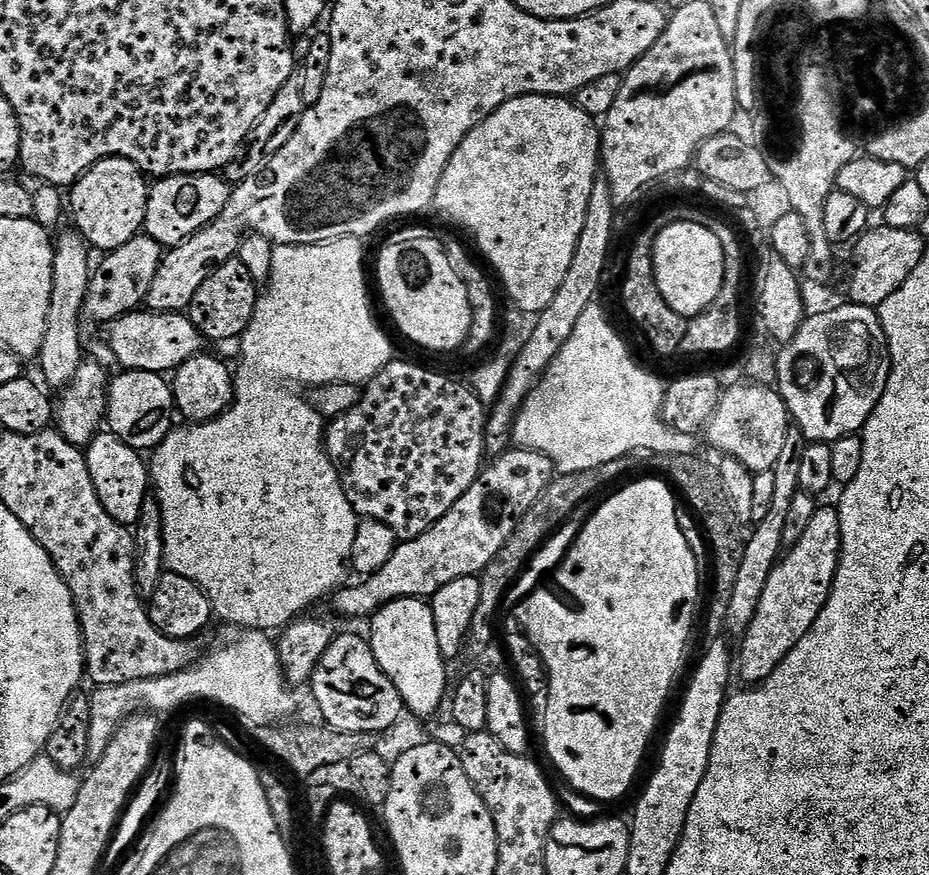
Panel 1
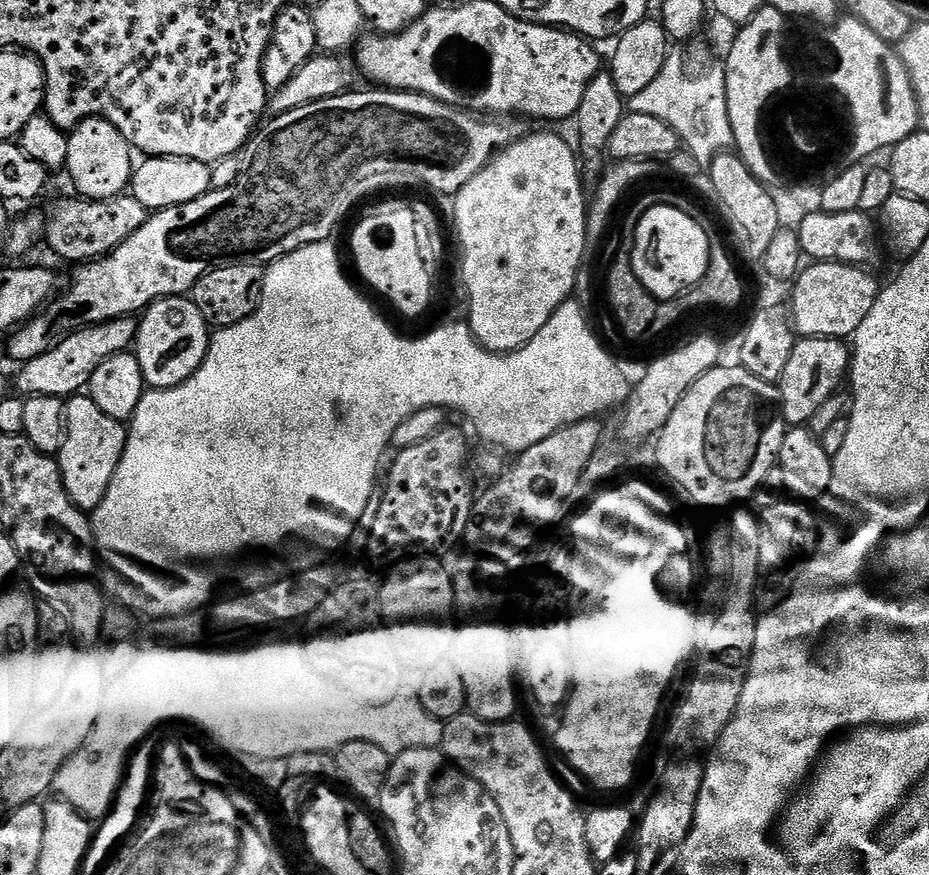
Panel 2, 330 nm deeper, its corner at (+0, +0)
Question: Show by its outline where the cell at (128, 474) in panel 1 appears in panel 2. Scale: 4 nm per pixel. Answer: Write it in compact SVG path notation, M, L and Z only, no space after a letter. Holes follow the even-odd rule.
M77 394L65 403L64 418L64 441L58 453L60 473L72 501L90 514L106 498L106 490L110 490L110 482L126 450L128 430L87 394Z

